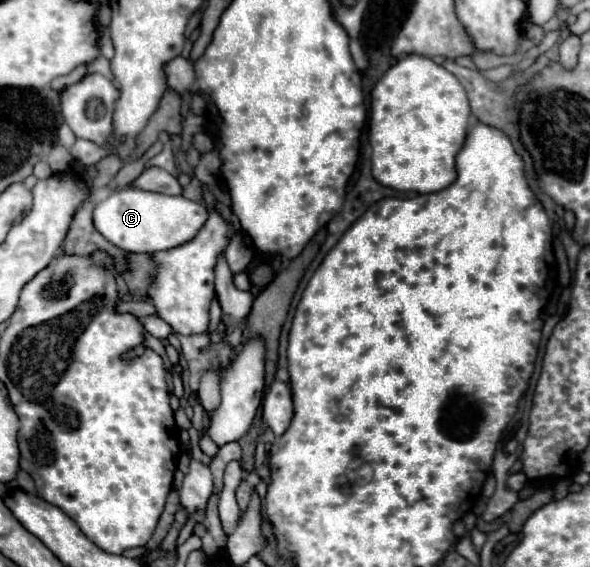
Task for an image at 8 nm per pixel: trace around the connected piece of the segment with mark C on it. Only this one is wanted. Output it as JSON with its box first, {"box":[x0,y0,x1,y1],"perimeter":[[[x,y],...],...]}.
{"box":[92,186,208,254],"perimeter":[[[128,186],[100,200],[94,206],[92,218],[96,230],[114,246],[126,252],[154,254],[160,250],[176,248],[192,240],[208,220],[208,210],[206,206],[192,202],[184,196],[166,196],[166,194],[146,192],[136,186]]]}

